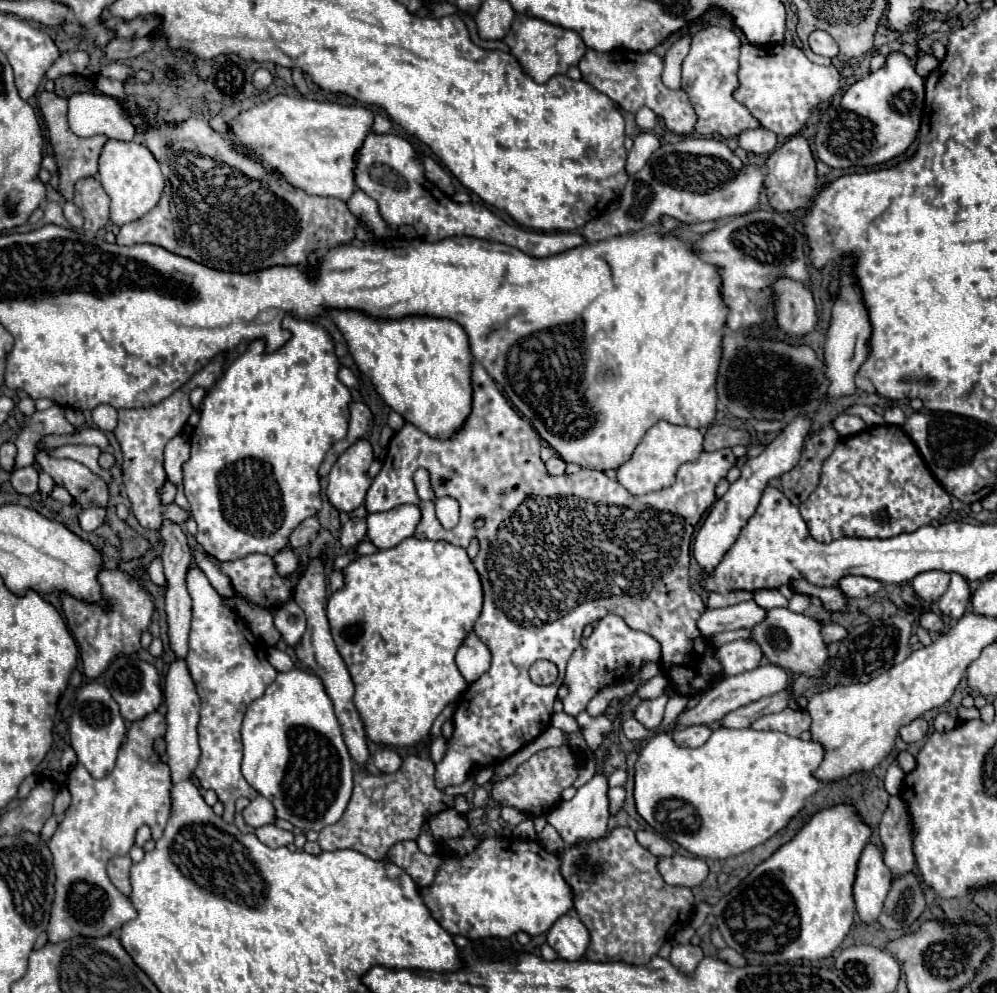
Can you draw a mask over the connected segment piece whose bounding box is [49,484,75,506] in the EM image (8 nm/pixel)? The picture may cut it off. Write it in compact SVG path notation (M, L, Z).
M55 484L49 496L66 505L70 505L70 506L75 505L74 498L69 494L69 492L65 488L63 488L60 485Z

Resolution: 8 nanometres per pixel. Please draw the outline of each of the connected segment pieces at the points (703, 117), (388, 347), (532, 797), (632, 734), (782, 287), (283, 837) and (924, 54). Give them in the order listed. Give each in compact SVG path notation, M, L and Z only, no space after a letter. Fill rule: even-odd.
M708 27L702 29L700 33L694 35L692 45L690 45L690 53L686 55L684 63L682 63L682 89L686 91L696 115L698 115L698 123L696 123L696 133L700 135L712 135L718 133L722 137L738 137L742 131L746 129L754 129L760 127L760 123L756 119L752 119L752 115L748 113L748 109L744 105L740 105L734 97L732 91L736 89L736 71L738 71L738 53L740 53L740 39L736 35L734 29L726 29L726 27Z
M328 311L336 325L340 327L340 331L344 333L344 339L348 343L348 349L358 365L358 369L372 381L372 385L376 387L378 395L384 399L384 403L388 407L392 407L394 411L398 411L406 423L412 423L414 427L420 427L420 431L424 431L426 435L432 435L434 439L450 439L452 435L456 435L456 431L460 431L460 427L464 427L468 415L472 413L472 351L470 351L470 343L468 343L468 335L466 331L450 319L436 319L436 317L404 317L398 321L390 321L390 319L372 319L360 311Z
M568 745L542 749L542 751L534 753L528 761L524 761L512 777L504 779L502 783L492 785L490 795L500 805L514 807L532 817L540 817L546 811L550 811L552 807L556 807L556 803L562 801L562 791L566 787L570 787L578 777L578 769L580 769L578 765L580 765L580 759Z
M630 717L630 719L626 719L624 723L622 723L622 731L624 731L624 735L630 739L630 741L642 741L642 739L646 739L648 737L648 729L638 721L638 719L634 719L634 717Z
M778 277L770 285L774 293L776 321L788 335L800 337L816 325L816 303L808 287L790 277Z
M276 825L256 829L256 837L268 847L286 847L286 845L290 845L294 841L294 835L290 831L284 831L284 829L276 827Z
M916 51L916 57L914 57L914 67L916 67L916 73L920 75L920 77L928 77L936 67L938 67L938 59L932 55L932 53L928 53L928 51Z

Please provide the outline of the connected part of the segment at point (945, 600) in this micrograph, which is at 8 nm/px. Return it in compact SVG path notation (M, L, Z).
M952 573L950 587L942 595L942 599L940 599L940 611L944 615L952 617L952 619L958 619L958 617L962 617L966 613L970 597L972 597L972 591L970 591L968 581L962 575Z

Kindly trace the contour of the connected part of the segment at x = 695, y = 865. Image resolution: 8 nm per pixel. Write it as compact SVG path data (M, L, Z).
M672 855L672 857L660 859L658 871L668 885L688 887L688 889L700 885L708 875L708 867L702 859L682 857L682 855Z

